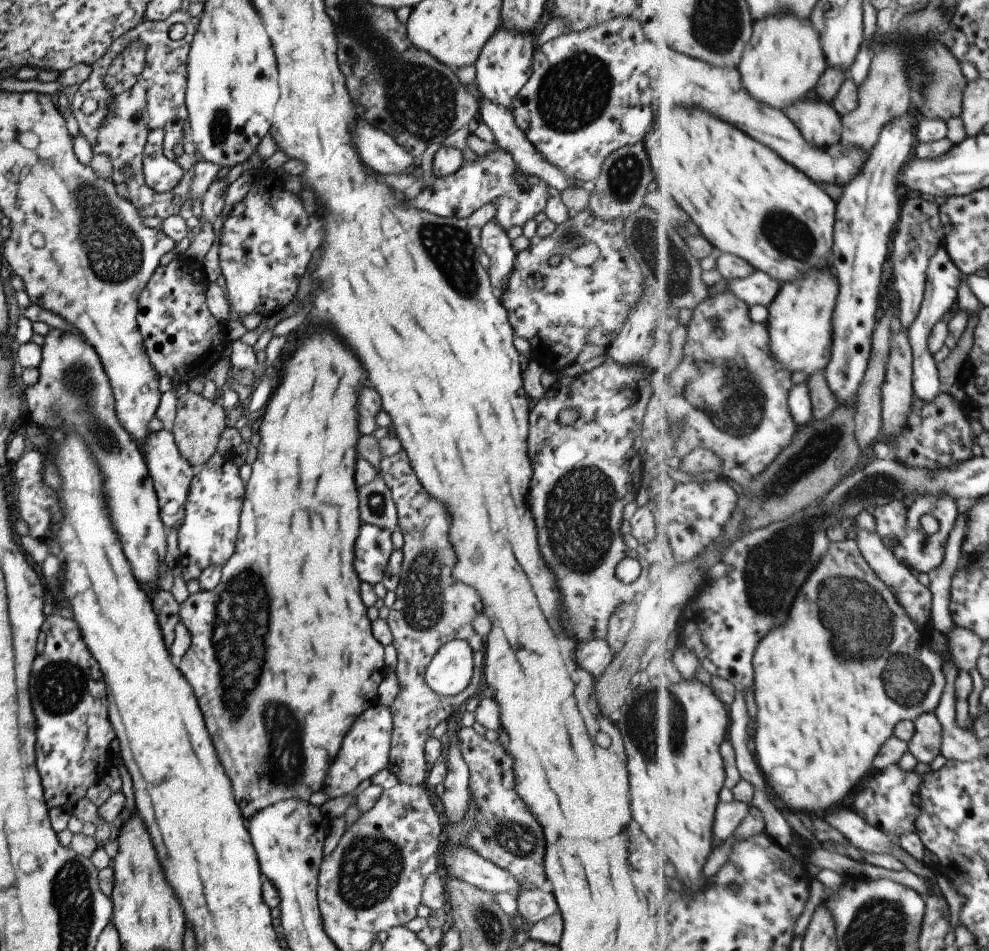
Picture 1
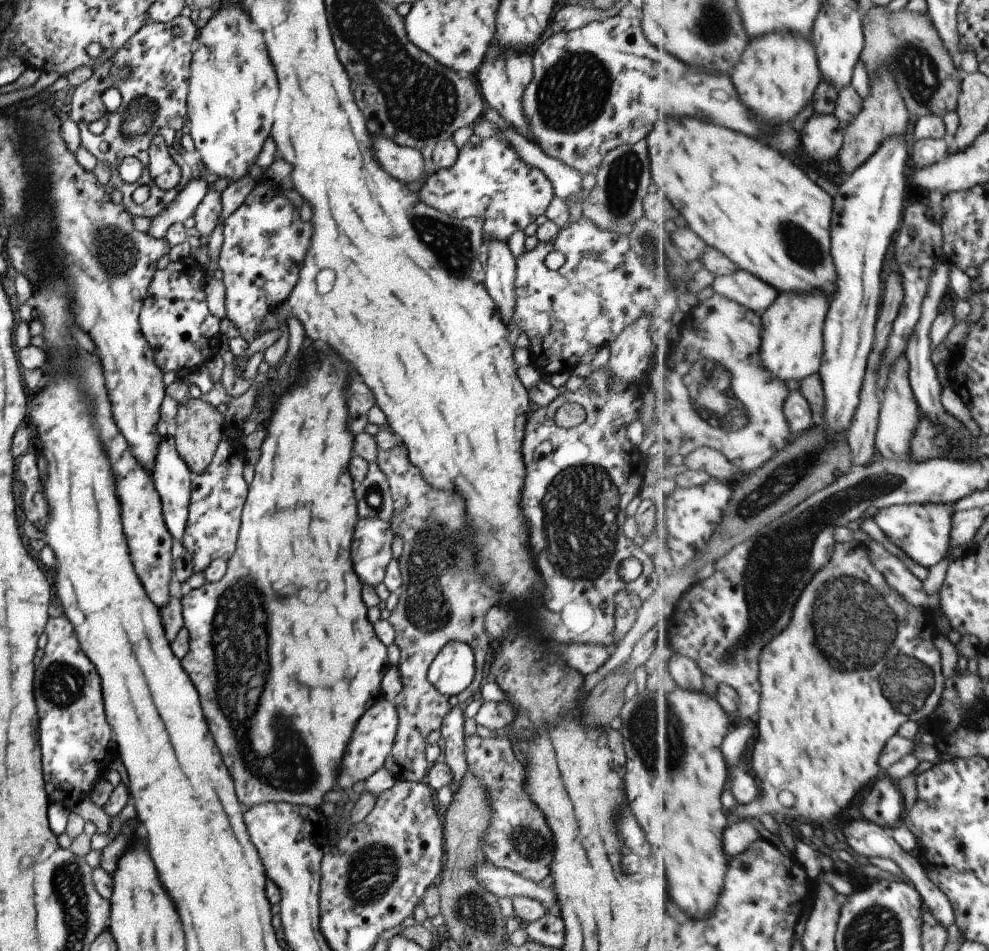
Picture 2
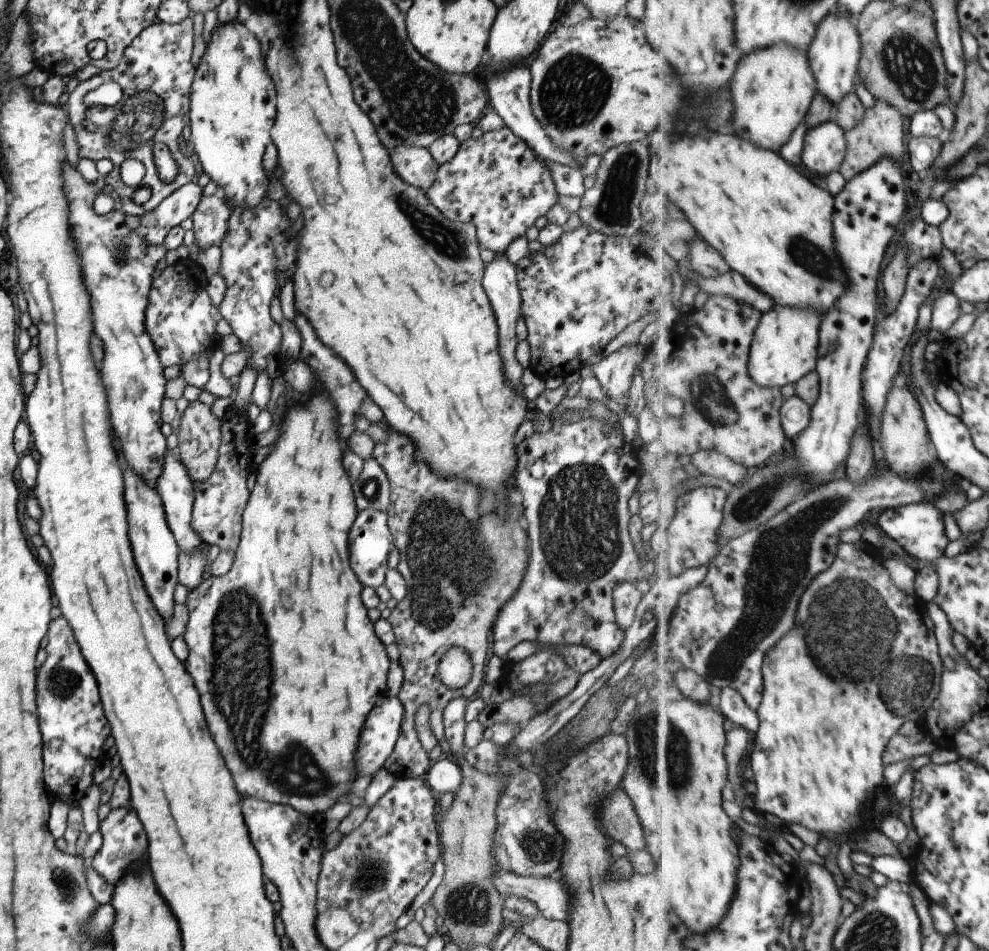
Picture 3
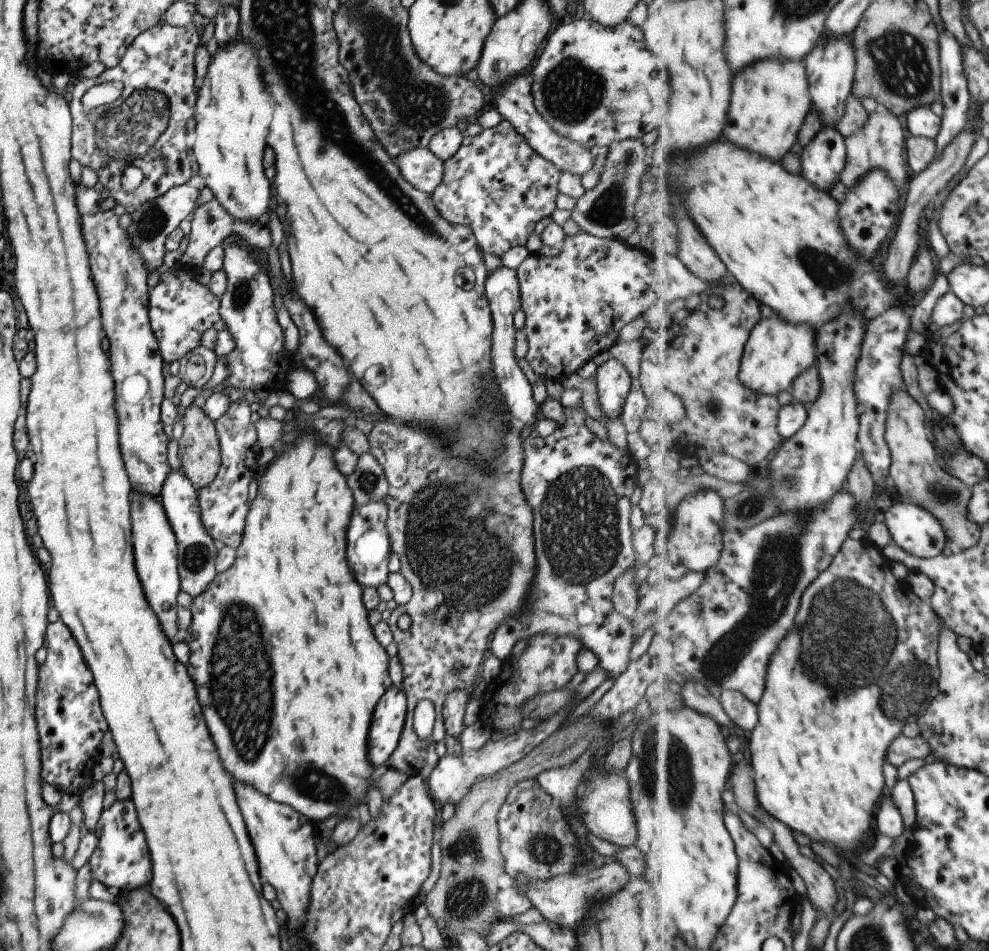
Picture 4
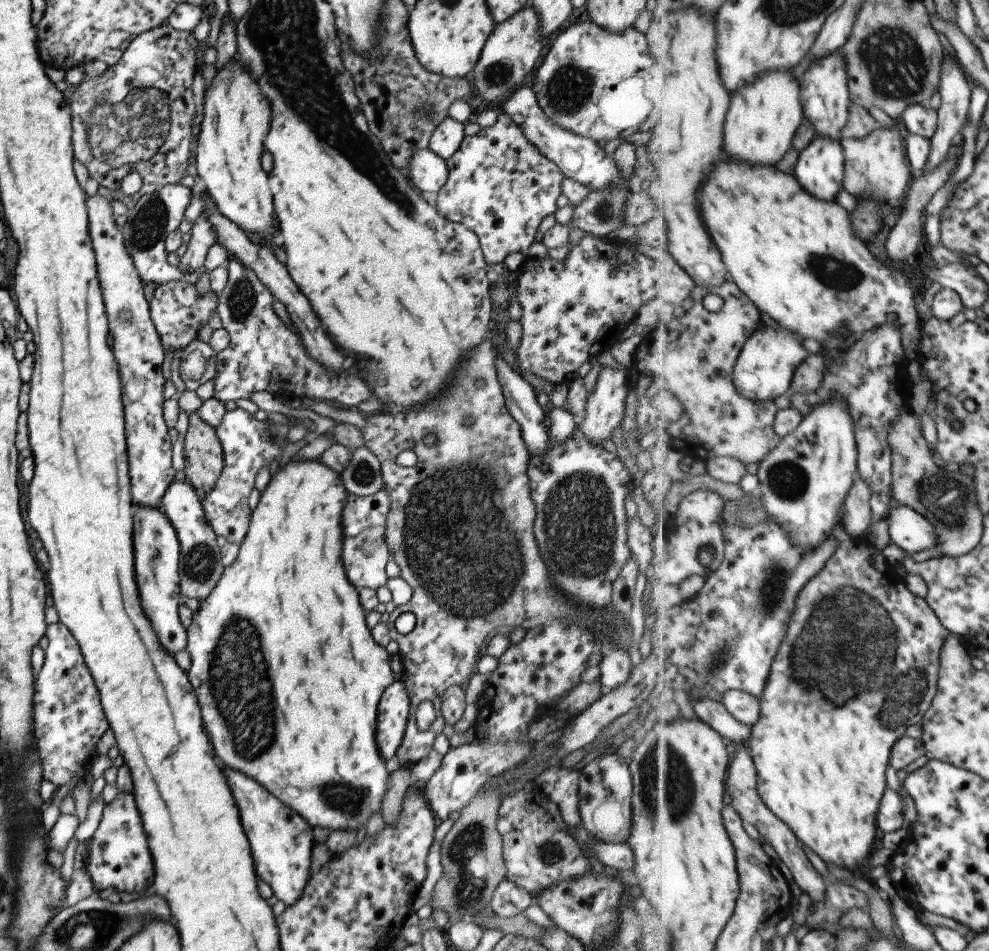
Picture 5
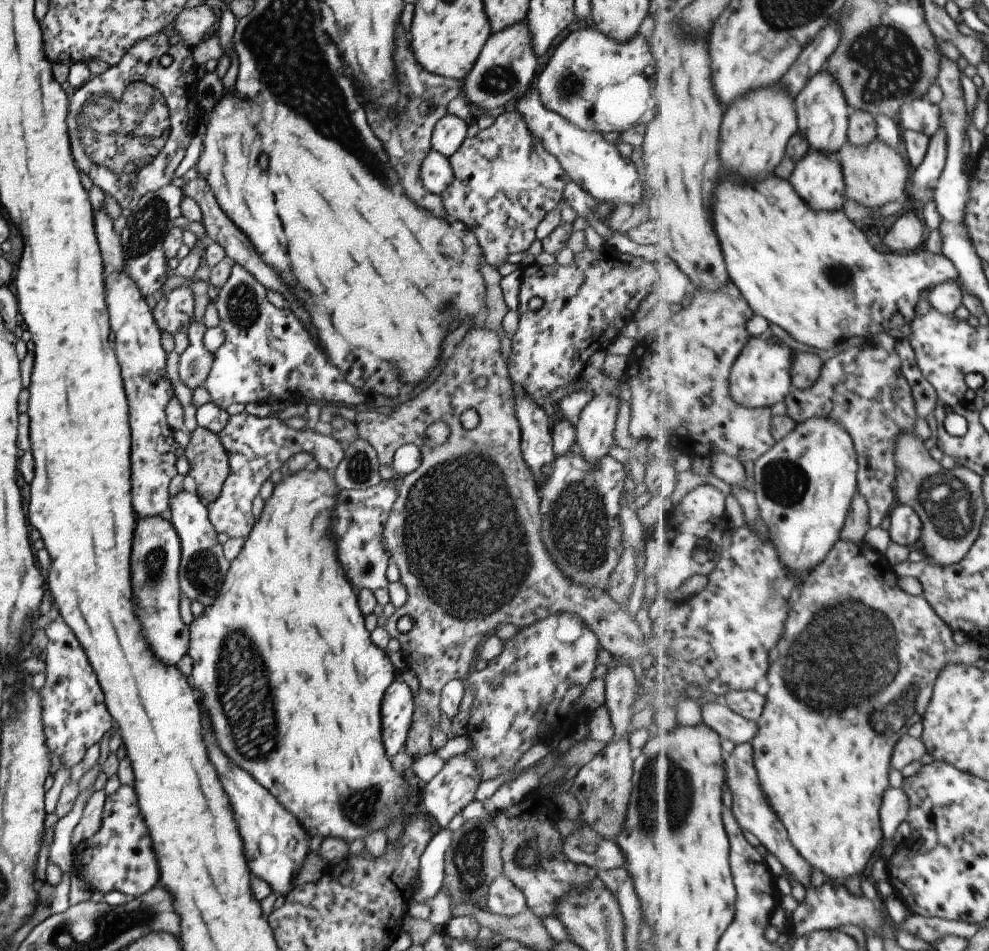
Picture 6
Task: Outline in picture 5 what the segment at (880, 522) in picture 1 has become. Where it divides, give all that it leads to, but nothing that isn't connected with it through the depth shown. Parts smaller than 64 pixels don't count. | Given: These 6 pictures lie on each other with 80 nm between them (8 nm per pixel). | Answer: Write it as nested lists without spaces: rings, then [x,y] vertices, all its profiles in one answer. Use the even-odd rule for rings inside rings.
[[[909,505],[890,508],[888,523],[892,542],[906,553],[917,554],[940,545],[935,525]]]

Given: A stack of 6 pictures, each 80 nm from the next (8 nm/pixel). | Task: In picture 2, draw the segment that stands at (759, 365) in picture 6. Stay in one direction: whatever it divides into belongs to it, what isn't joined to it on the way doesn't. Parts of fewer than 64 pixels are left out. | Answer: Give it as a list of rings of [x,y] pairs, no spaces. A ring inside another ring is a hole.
[[[785,291],[762,315],[763,329],[760,357],[764,367],[785,382],[793,378],[802,382],[819,373],[824,364],[824,327],[830,310],[831,298],[825,291],[790,295]]]

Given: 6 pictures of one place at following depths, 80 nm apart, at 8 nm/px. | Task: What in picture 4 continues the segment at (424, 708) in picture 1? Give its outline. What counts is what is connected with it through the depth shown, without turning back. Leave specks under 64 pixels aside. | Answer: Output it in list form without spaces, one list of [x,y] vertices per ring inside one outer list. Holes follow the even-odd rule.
[[[505,416],[507,428],[511,428],[503,438],[503,452],[497,462],[493,462],[493,472],[485,476],[473,464],[465,460],[447,458],[445,448],[437,442],[435,434],[421,430],[417,426],[404,425],[389,417],[373,424],[367,437],[368,452],[383,469],[388,482],[388,491],[384,498],[386,504],[385,528],[391,545],[391,552],[400,560],[401,576],[407,580],[412,590],[404,605],[397,605],[386,619],[396,644],[403,682],[401,690],[406,698],[406,715],[395,750],[385,764],[390,769],[399,770],[407,776],[417,775],[425,764],[425,747],[412,729],[411,713],[420,700],[431,701],[434,706],[434,721],[430,741],[444,742],[446,730],[442,723],[442,704],[451,691],[469,694],[480,677],[483,652],[487,640],[493,631],[507,618],[517,616],[523,606],[527,586],[533,578],[535,556],[531,540],[531,512],[525,504],[525,498],[519,488],[519,471],[522,465],[522,439],[519,437],[519,425]],[[401,614],[409,616],[407,630],[401,631],[395,622]]]

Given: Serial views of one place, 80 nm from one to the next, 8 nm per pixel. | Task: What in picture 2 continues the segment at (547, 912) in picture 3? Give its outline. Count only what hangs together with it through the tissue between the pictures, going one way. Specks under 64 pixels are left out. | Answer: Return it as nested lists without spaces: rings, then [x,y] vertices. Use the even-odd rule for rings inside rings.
[[[483,861],[472,866],[472,878],[481,884],[488,892],[491,892],[497,899],[506,897],[528,897],[538,899],[546,912],[556,912],[556,897],[549,889],[542,888],[539,883],[530,879],[522,878],[520,875],[510,872],[508,869],[495,867],[489,862]]]

